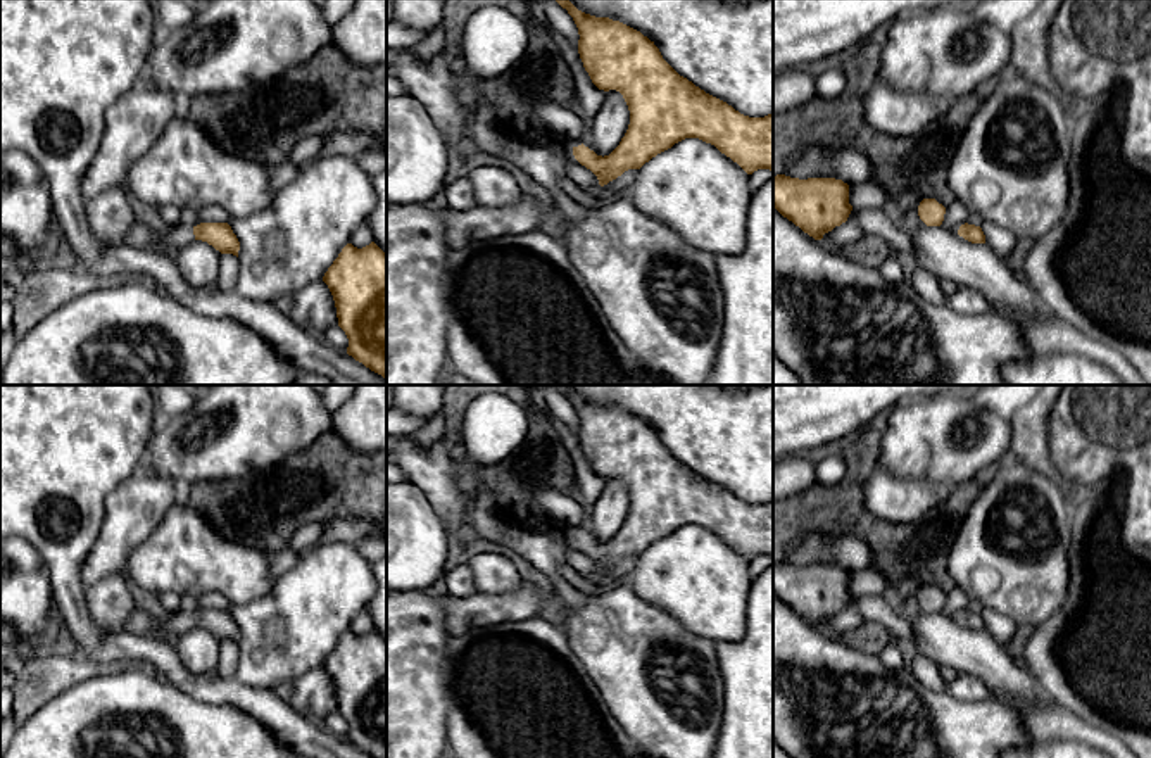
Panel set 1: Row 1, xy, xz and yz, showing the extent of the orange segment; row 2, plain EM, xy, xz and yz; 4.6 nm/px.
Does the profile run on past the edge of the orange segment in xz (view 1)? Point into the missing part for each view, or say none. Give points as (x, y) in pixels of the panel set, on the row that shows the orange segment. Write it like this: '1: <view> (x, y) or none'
1: none

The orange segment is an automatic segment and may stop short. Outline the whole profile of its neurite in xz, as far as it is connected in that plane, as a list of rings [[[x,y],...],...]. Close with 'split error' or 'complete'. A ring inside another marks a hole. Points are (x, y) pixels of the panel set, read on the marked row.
[[[556,0],[578,28],[578,54],[592,83],[604,92],[623,95],[630,124],[620,145],[609,155],[597,155],[583,143],[573,147],[575,159],[590,169],[604,186],[628,169],[640,169],[657,154],[685,138],[699,138],[714,145],[747,174],[758,169],[773,171],[773,112],[749,117],[726,102],[706,93],[680,76],[661,55],[659,48],[640,31],[609,17],[595,17],[578,10],[569,0]]]; complete

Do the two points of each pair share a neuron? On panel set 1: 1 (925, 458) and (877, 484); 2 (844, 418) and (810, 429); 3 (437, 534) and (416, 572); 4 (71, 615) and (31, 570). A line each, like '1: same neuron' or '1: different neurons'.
1: different neurons
2: same neuron
3: same neuron
4: different neurons

